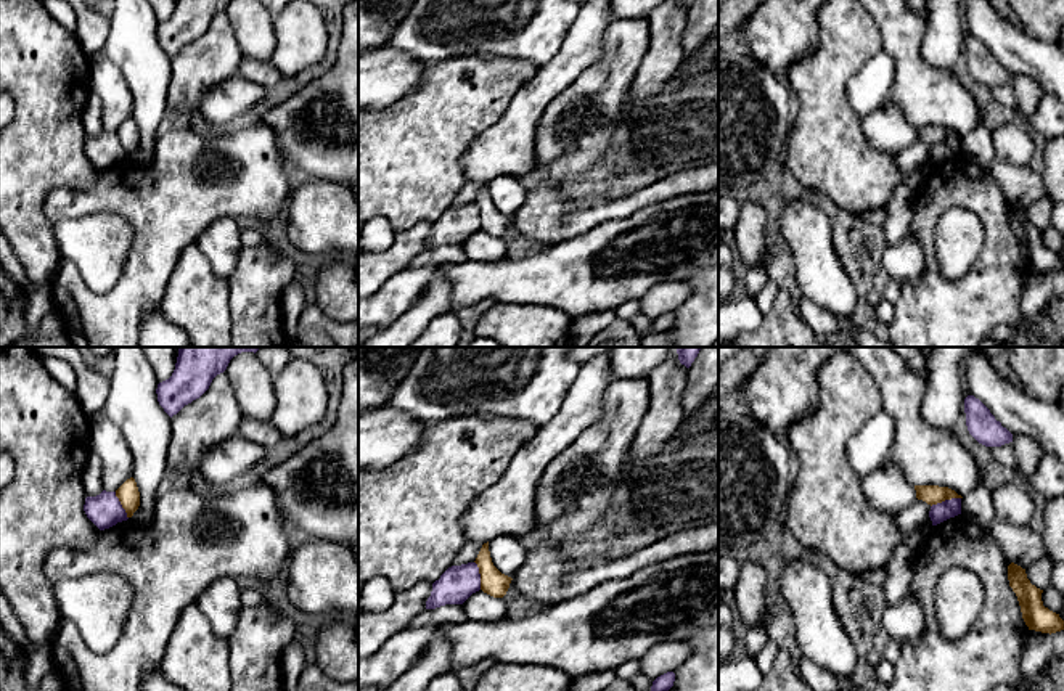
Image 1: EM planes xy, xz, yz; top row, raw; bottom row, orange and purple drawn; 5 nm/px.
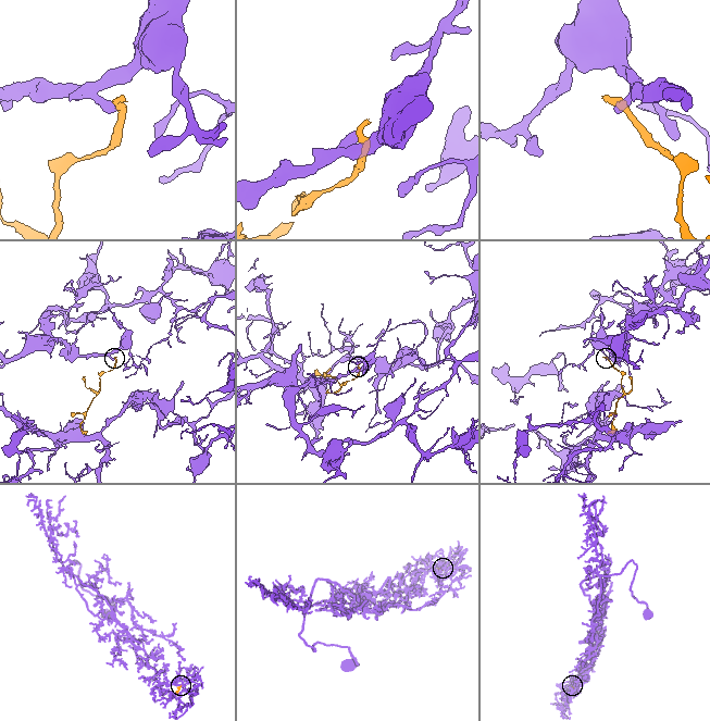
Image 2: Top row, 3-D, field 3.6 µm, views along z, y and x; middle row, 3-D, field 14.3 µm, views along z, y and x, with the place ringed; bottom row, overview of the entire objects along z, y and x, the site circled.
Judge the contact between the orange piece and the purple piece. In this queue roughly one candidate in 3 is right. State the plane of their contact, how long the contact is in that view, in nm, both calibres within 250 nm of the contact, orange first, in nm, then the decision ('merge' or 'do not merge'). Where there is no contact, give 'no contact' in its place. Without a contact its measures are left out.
meets orange in yz; contact 160 nm long; 100 nm thick on the orange side, 90 nm on the other; do not merge

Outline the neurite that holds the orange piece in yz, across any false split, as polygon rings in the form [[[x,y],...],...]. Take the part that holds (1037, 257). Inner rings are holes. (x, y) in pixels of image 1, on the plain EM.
[[[1011,202],[1008,206],[1008,220],[1009,227],[1017,236],[1022,259],[1029,270],[1050,275],[1064,270],[1064,260],[1059,257],[1059,254],[1043,246],[1043,230],[1030,223],[1025,209]]]

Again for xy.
[[[133,117],[127,119],[117,130],[116,137],[119,138],[122,148],[127,153],[127,157],[132,157],[140,146],[140,132]]]

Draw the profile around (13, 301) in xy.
[[[0,267],[0,347],[14,347],[27,333],[26,289]]]

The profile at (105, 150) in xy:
[[[103,130],[96,137],[87,137],[84,151],[100,170],[109,169],[117,162],[129,159],[119,138],[116,137],[116,132]]]

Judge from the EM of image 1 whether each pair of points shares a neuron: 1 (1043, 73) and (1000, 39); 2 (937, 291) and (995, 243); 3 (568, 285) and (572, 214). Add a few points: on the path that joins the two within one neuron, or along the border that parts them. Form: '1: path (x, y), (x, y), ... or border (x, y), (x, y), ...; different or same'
1: path (1032, 61), (1011, 45); same
2: path (955, 291), (963, 291), (994, 261); same
3: border (605, 220), (582, 233), (544, 248); different

